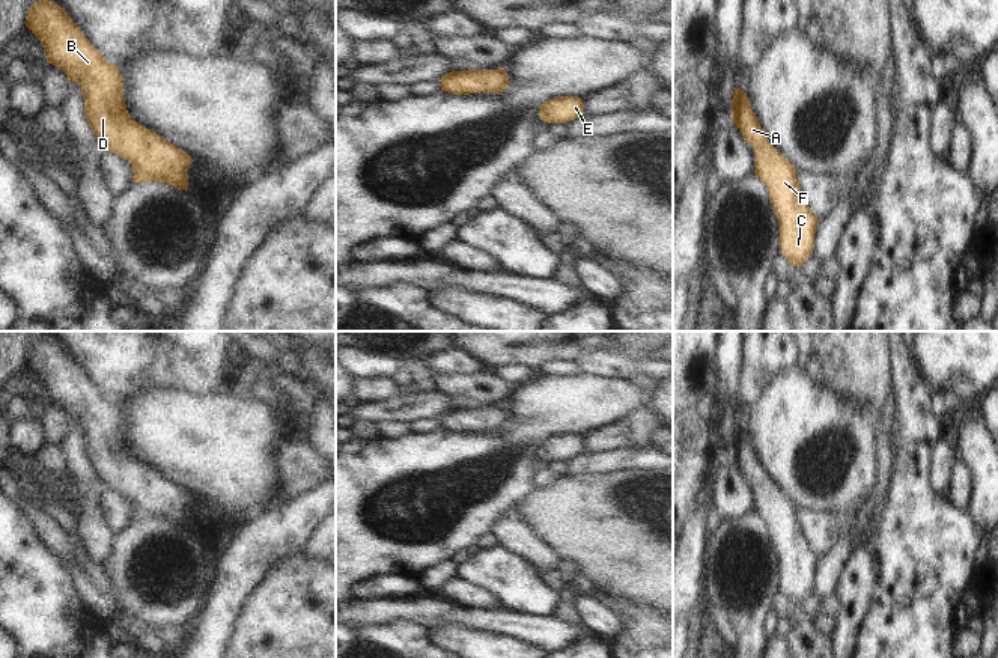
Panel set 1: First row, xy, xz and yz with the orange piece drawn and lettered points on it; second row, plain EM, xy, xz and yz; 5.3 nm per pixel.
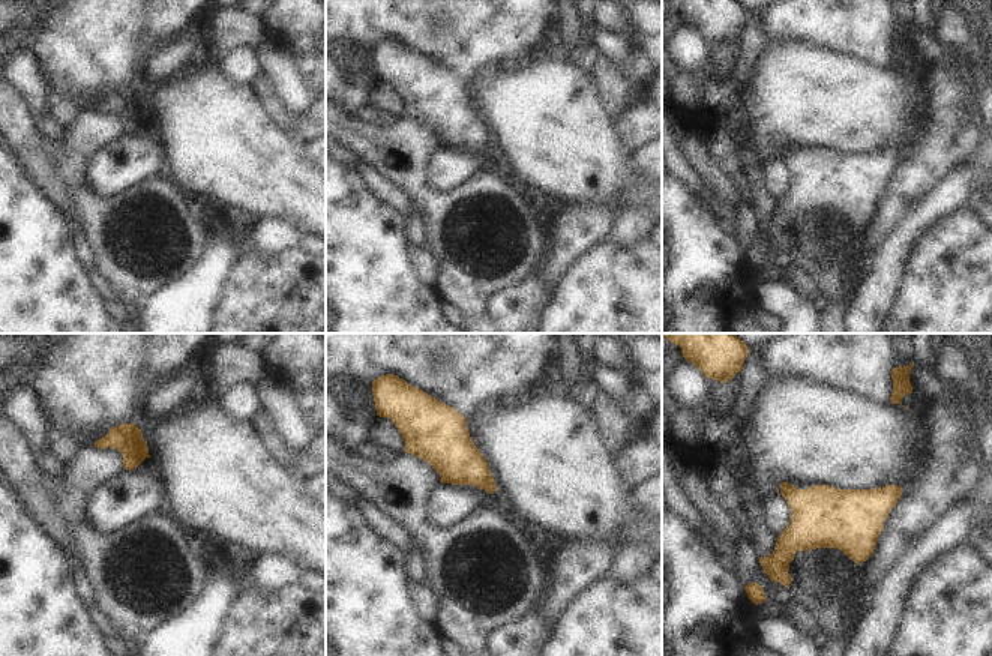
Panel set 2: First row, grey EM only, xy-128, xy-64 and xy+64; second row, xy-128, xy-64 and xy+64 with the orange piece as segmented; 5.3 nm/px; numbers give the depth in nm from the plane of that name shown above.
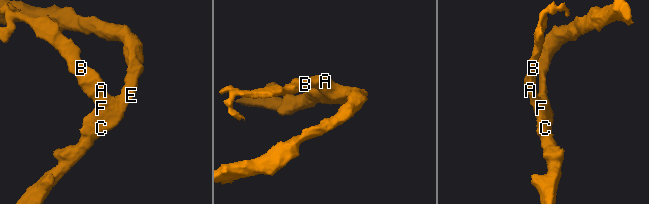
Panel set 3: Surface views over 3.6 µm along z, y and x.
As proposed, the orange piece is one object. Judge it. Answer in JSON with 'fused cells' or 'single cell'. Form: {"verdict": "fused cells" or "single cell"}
{"verdict": "single cell"}

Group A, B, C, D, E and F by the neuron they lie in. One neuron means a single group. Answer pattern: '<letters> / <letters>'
A B C D E F

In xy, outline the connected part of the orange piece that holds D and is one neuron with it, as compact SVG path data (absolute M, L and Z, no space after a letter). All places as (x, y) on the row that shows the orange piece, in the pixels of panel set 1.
M33 3L27 11L26 27L41 41L47 62L80 86L92 131L107 146L107 152L131 164L132 182L155 181L190 190L187 170L196 160L131 119L119 68L104 60L57 3Z

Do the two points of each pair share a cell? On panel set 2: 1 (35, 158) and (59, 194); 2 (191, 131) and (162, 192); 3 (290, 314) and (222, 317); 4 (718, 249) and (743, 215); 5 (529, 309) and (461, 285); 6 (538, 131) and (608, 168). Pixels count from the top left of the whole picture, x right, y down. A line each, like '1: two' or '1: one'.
1: one
2: two
3: one
4: two
5: two
6: one

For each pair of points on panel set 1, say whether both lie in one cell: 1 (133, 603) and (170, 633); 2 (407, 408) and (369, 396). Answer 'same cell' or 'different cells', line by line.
1: different cells
2: different cells

